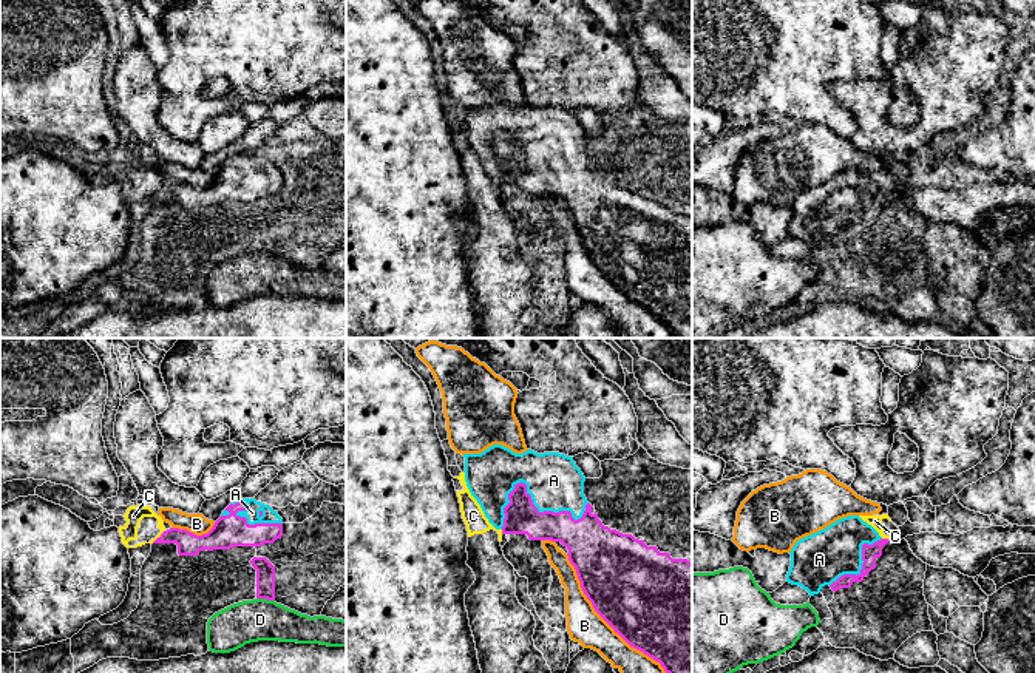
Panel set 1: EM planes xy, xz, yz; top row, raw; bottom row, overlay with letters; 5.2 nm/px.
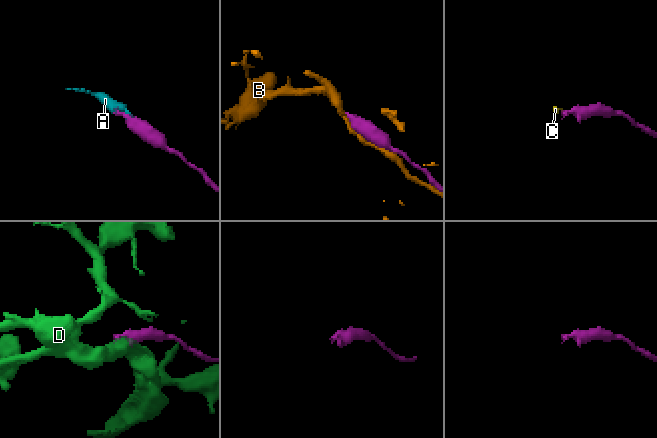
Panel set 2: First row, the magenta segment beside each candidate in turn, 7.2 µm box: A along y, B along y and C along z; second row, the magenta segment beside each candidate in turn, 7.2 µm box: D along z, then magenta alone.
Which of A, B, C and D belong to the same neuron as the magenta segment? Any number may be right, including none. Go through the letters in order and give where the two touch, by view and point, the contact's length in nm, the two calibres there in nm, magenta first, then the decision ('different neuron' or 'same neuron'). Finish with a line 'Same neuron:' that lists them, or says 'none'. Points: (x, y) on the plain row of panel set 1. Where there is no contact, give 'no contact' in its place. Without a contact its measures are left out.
A: meets magenta in xz at (532, 155); contact 480 nm long; 180 nm thick on the magenta side, 280 nm on the other; same neuron
B: meets magenta in xz at (610, 280); contact 900 nm long; 480 nm thick on the magenta side, 190 nm on the other; different neuron
C: meets magenta in xy at (158, 192); contact 100 nm long; 120 nm thick on the magenta side, 90 nm on the other; different neuron
D: meets magenta in xy at (266, 252); contact 100 nm long; 100 nm thick on the magenta side, 220 nm on the other; different neuron
Same neuron: A

